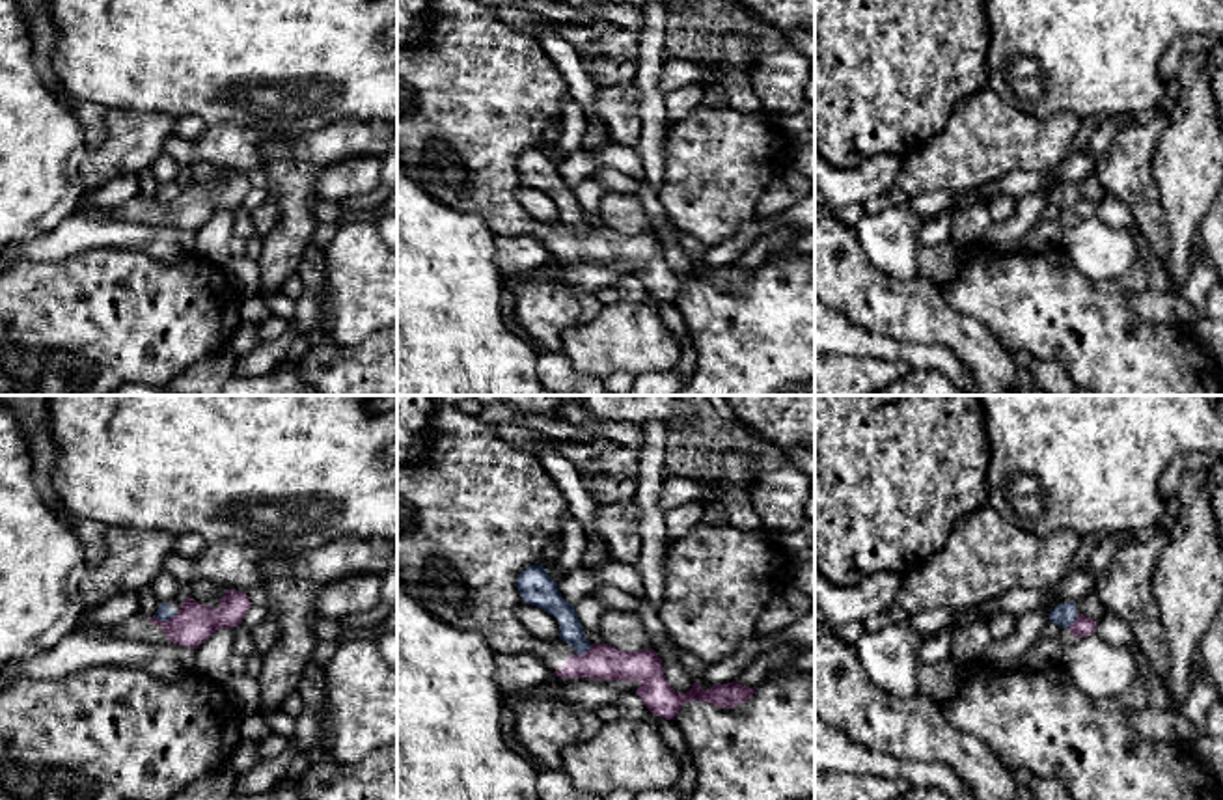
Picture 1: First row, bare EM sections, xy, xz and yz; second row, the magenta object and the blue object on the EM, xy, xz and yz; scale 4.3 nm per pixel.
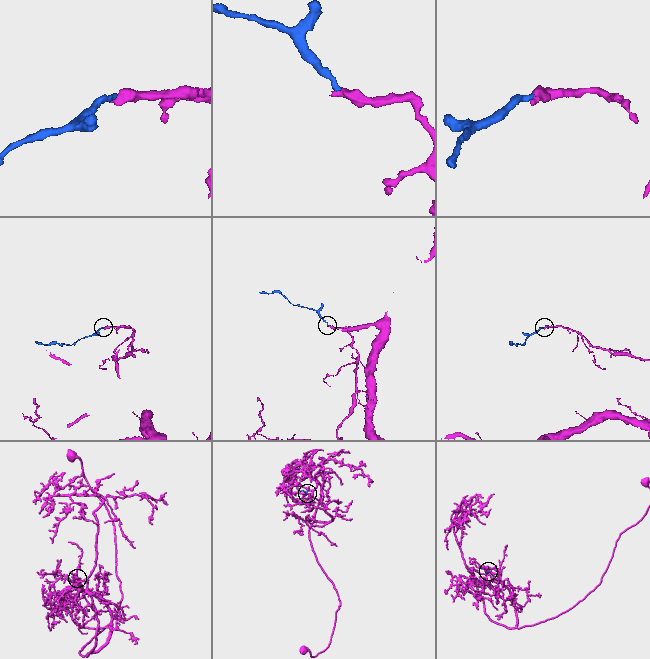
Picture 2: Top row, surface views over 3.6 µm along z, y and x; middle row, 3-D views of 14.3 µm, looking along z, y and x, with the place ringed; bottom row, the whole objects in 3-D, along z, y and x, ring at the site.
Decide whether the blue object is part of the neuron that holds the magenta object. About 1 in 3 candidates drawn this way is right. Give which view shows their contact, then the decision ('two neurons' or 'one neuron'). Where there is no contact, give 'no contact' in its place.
xy | two neurons

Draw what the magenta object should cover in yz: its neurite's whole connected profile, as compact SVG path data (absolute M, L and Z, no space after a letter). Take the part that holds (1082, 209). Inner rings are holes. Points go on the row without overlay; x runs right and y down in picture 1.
M1078 198L1076 203L1063 213L1061 220L1065 226L1074 224L1076 220L1087 220L1096 214L1096 203L1087 198Z

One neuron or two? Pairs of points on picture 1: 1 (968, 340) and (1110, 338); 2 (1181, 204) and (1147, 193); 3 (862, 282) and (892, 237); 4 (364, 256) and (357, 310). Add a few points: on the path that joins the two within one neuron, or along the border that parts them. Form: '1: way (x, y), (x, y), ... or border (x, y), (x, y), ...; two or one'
1: border (961, 314), (977, 319), (1013, 355); two
2: border (1153, 153), (1153, 181), (1169, 239); two
3: border (852, 228), (875, 267), (914, 280); two
4: way (364, 269), (364, 291), (360, 297); one

